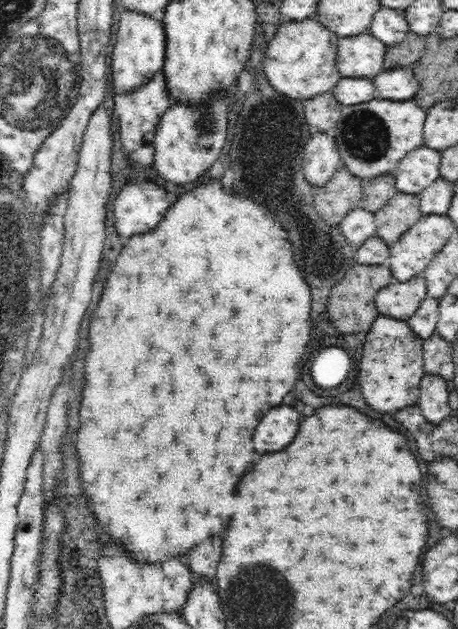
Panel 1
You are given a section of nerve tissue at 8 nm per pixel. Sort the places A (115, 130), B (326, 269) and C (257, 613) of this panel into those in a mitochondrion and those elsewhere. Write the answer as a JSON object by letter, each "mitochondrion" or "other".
{"A":"other","B":"mitochondrion","C":"mitochondrion"}

